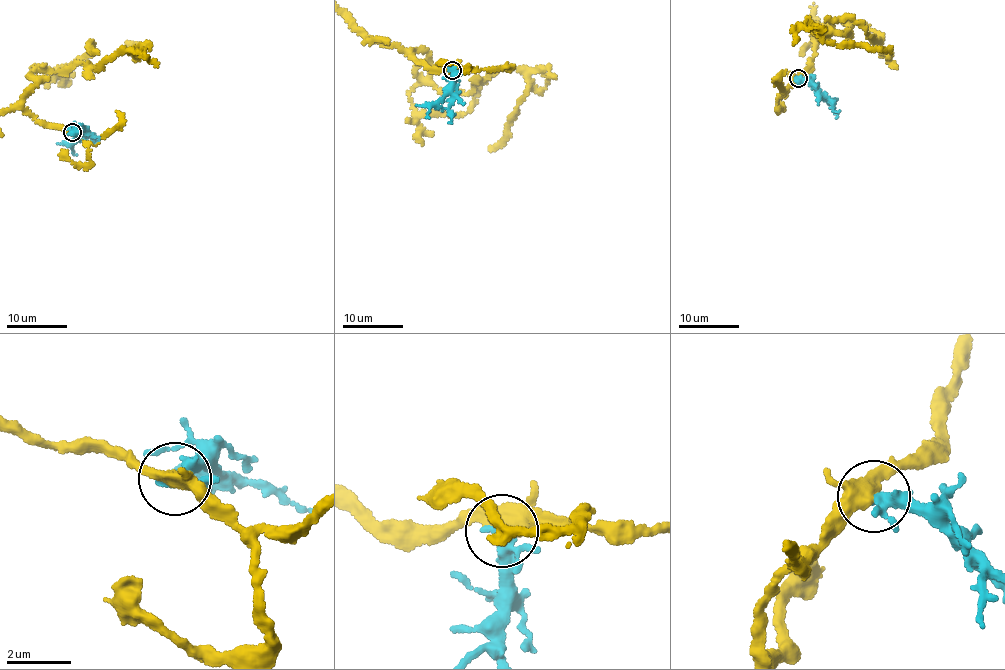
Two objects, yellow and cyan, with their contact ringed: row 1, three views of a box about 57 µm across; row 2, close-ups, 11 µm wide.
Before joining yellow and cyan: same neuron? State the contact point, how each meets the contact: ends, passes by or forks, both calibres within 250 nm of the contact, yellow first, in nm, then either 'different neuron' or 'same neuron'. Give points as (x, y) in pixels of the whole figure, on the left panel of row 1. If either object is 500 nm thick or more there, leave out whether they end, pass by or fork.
at (72, 132); yellow forks there; cyan forks there; 360 nm thick on the yellow side, 240 nm on the other; different neuron

